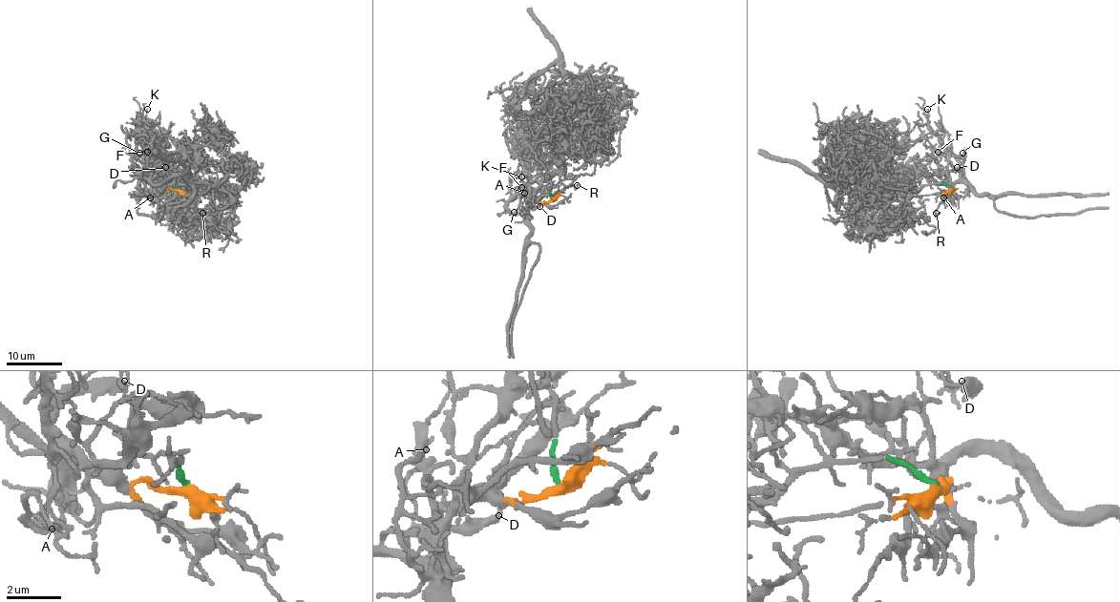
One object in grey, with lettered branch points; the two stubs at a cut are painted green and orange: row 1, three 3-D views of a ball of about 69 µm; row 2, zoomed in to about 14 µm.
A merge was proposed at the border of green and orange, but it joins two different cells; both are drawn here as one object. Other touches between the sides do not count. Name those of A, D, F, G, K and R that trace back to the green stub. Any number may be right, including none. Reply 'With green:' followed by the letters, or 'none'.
With green: none

